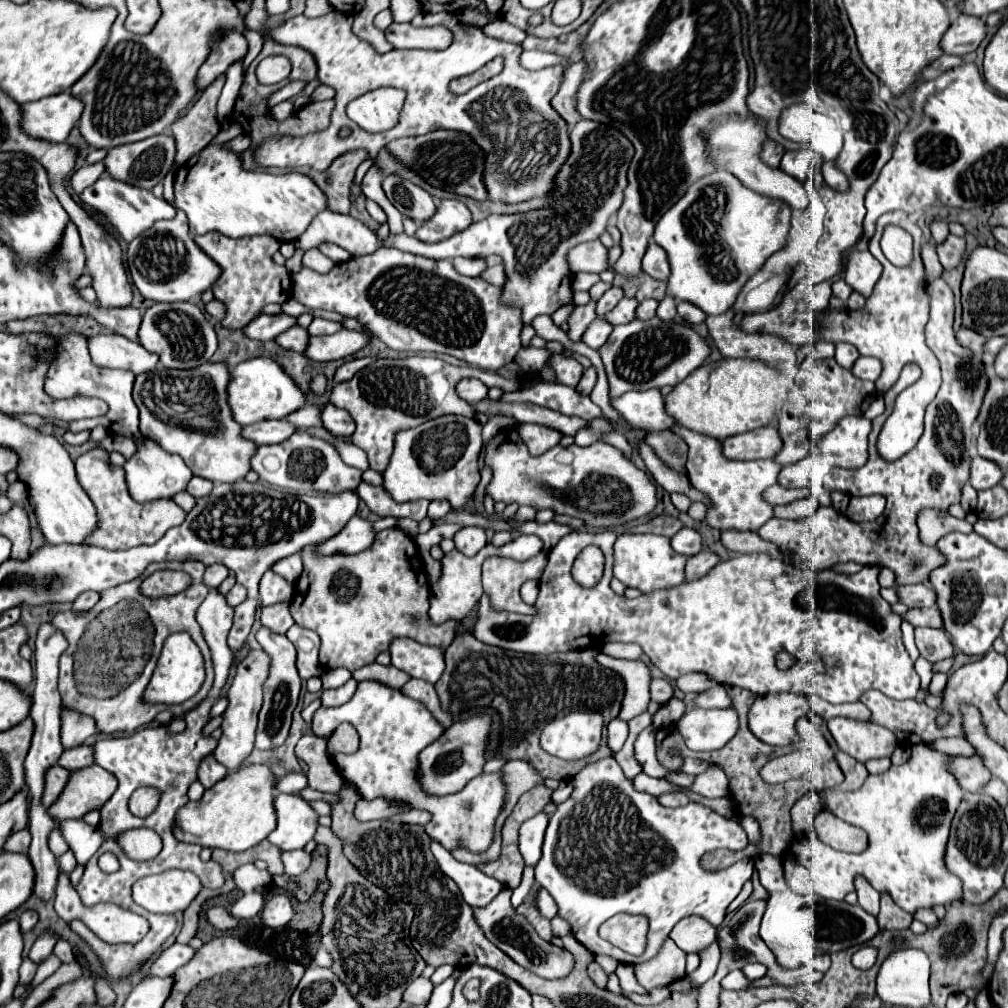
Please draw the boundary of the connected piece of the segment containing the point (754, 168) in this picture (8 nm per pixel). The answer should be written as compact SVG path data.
M756 117L750 119L720 119L720 125L710 131L710 145L712 145L712 157L722 169L728 169L732 175L736 175L748 189L764 195L764 197L774 197L786 201L792 209L806 209L808 199L804 191L804 183L796 181L794 177L786 175L780 169L772 169L766 163L760 161L760 143L766 139L764 125L756 123Z

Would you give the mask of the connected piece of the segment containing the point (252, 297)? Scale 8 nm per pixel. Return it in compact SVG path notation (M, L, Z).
M206 233L206 235L196 235L194 241L200 245L204 253L208 253L220 267L222 275L220 279L212 285L212 291L216 299L220 299L228 313L222 321L226 329L242 329L248 325L248 321L254 319L254 315L268 303L282 303L288 299L288 287L284 291L284 279L288 283L288 271L284 265L276 265L272 261L272 255L280 249L280 241L276 241L270 235L256 235L256 237L240 237L240 239L230 239L222 233Z

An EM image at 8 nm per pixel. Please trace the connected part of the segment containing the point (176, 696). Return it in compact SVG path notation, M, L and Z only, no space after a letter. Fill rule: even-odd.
M172 633L164 641L164 649L158 657L154 675L152 675L152 679L144 691L142 701L152 703L152 705L158 705L158 703L176 705L176 703L182 703L182 701L190 699L192 695L196 695L202 681L204 681L204 663L202 663L200 649L192 641L190 633Z

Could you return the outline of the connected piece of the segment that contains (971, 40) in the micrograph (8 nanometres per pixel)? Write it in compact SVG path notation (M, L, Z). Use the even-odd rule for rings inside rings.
M958 15L950 29L944 33L940 47L948 55L966 55L978 49L978 45L986 37L986 23L982 17Z

